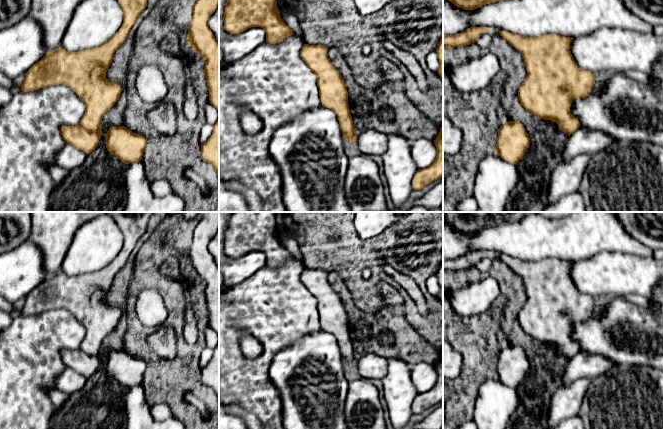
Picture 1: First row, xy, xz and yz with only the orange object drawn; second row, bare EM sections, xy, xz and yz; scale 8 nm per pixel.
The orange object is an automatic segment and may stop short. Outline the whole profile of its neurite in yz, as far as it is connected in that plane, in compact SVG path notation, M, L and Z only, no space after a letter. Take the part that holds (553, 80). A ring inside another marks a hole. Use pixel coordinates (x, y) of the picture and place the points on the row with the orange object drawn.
M499 31L518 50L526 66L526 79L518 88L521 105L534 116L556 122L567 135L580 127L570 112L574 99L588 96L595 84L595 75L575 62L570 42L574 38L557 34L525 37Z

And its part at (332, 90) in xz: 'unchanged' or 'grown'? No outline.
unchanged

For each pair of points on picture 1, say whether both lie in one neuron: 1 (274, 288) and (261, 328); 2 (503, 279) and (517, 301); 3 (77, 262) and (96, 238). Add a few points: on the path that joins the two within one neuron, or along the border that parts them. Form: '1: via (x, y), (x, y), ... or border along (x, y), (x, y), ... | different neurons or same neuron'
1: via (274, 298), (274, 315), (271, 318) | same neuron
2: via (508, 284), (515, 296) | same neuron
3: via (83, 256), (95, 244) | same neuron

